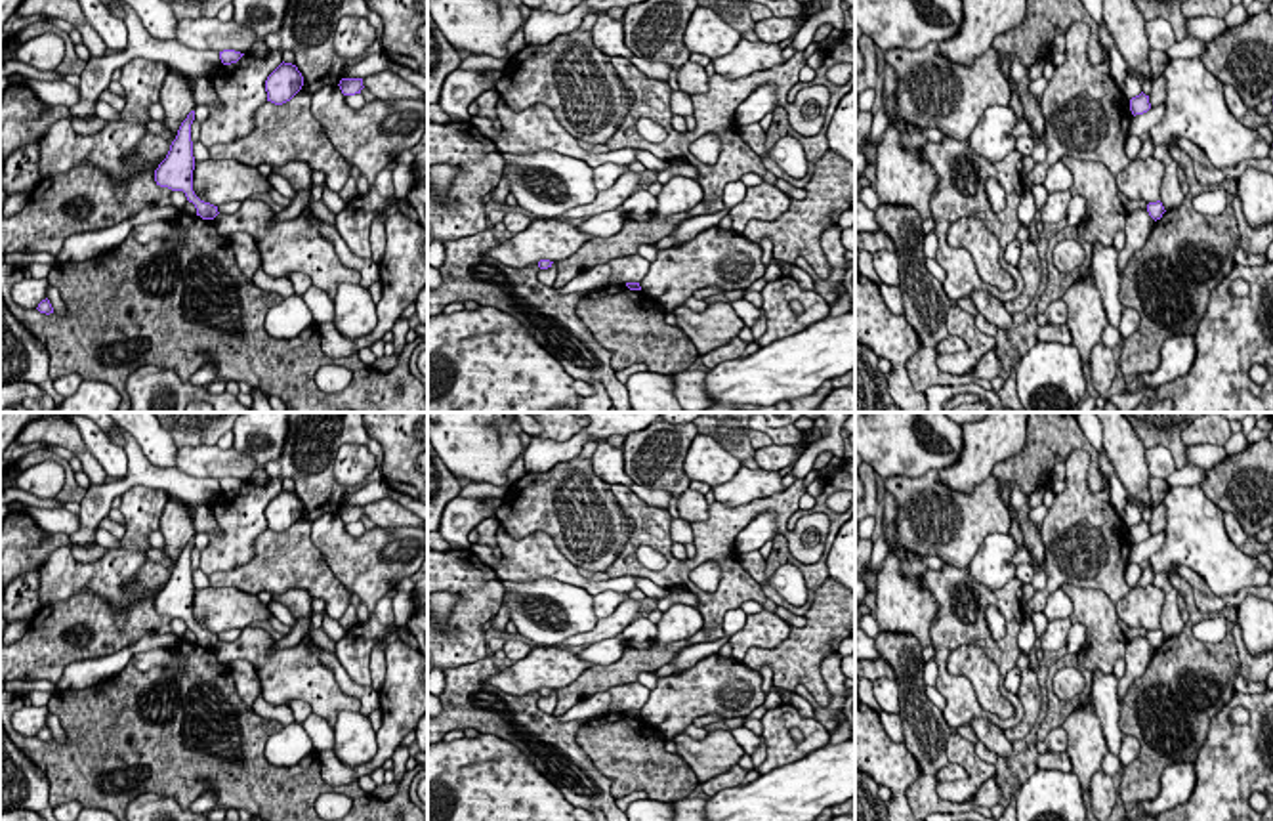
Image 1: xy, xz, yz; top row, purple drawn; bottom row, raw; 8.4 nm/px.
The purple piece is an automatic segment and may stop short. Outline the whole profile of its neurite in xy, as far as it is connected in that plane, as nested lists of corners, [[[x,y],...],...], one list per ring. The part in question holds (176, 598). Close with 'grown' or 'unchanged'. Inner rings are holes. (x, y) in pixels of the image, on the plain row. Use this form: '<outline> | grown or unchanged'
[[[195,538],[187,542],[181,550],[176,567],[170,573],[166,586],[155,598],[155,609],[160,615],[172,619],[183,619],[187,628],[195,632],[197,643],[202,647],[214,647],[219,640],[218,634],[200,628],[193,619],[193,569],[191,569],[191,552],[195,548]]] | unchanged

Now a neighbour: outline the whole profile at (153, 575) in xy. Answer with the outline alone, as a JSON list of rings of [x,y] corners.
[[[147,559],[137,573],[137,580],[149,590],[153,590],[157,596],[166,586],[168,579],[170,571],[153,559]]]

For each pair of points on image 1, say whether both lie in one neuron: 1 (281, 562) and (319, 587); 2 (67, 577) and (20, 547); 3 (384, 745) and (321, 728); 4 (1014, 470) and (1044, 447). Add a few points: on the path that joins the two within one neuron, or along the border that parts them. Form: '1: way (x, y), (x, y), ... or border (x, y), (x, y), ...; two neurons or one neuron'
1: way (291, 562), (310, 577); one neuron
2: border (69, 545), (58, 547), (39, 568); two neurons
3: border (331, 749), (319, 753); two neurons
4: way (1022, 470), (1037, 455); one neuron

